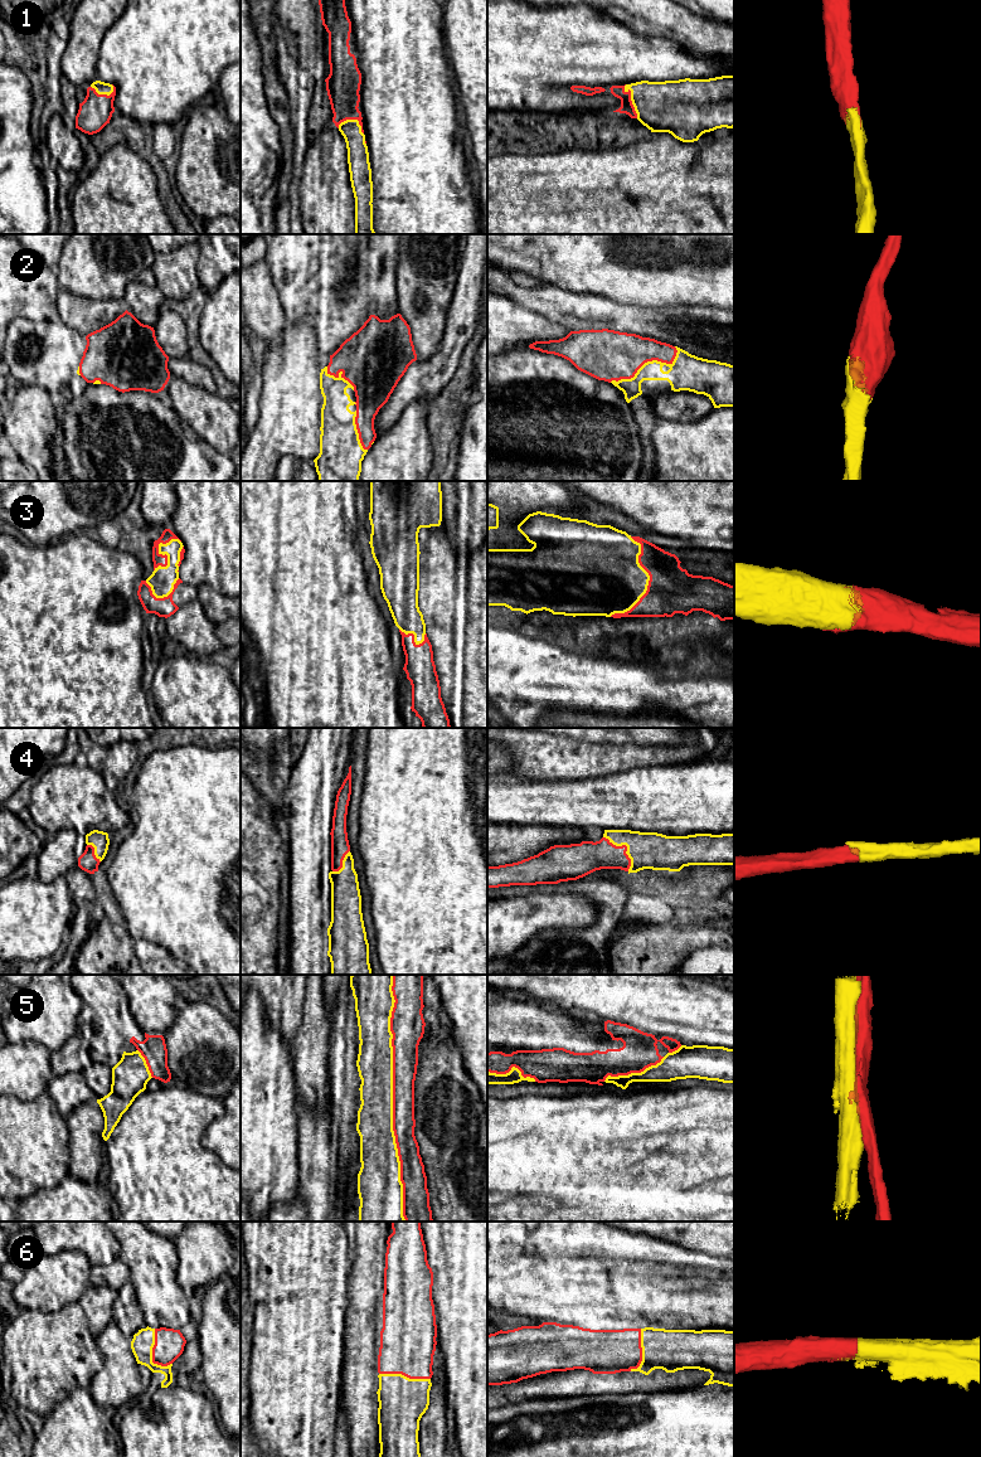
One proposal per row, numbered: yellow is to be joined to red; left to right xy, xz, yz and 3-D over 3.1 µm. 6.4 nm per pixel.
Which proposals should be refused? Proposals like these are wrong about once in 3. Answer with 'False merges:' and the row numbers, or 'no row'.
False merges: 5

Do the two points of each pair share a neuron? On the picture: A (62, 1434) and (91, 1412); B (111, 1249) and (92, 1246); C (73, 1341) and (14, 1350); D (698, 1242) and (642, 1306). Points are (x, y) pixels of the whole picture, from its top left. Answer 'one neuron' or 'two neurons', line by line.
A: one neuron
B: one neuron
C: one neuron
D: two neurons

